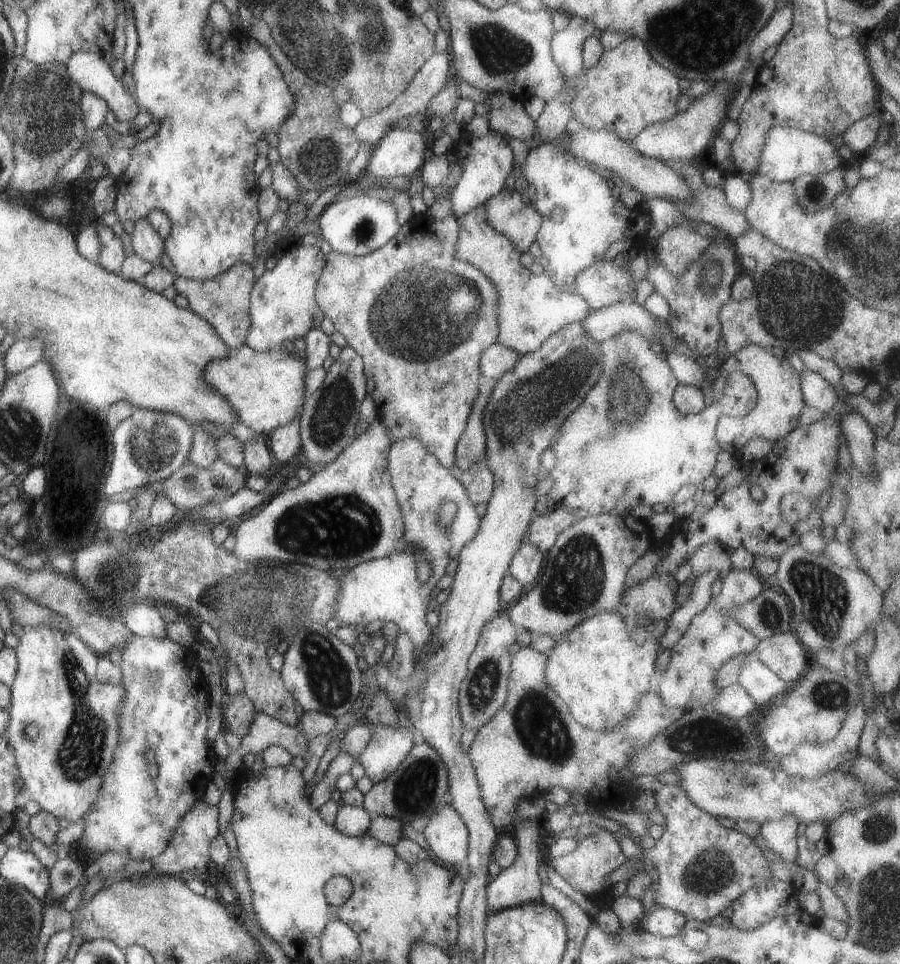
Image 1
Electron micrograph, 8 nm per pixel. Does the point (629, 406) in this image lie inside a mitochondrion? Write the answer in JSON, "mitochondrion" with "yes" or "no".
{"mitochondrion":"yes"}

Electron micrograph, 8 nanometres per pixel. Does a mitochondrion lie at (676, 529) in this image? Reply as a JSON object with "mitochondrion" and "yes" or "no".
{"mitochondrion":"no"}

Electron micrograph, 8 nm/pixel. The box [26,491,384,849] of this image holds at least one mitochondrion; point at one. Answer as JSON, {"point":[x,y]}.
{"point":[260,604]}

